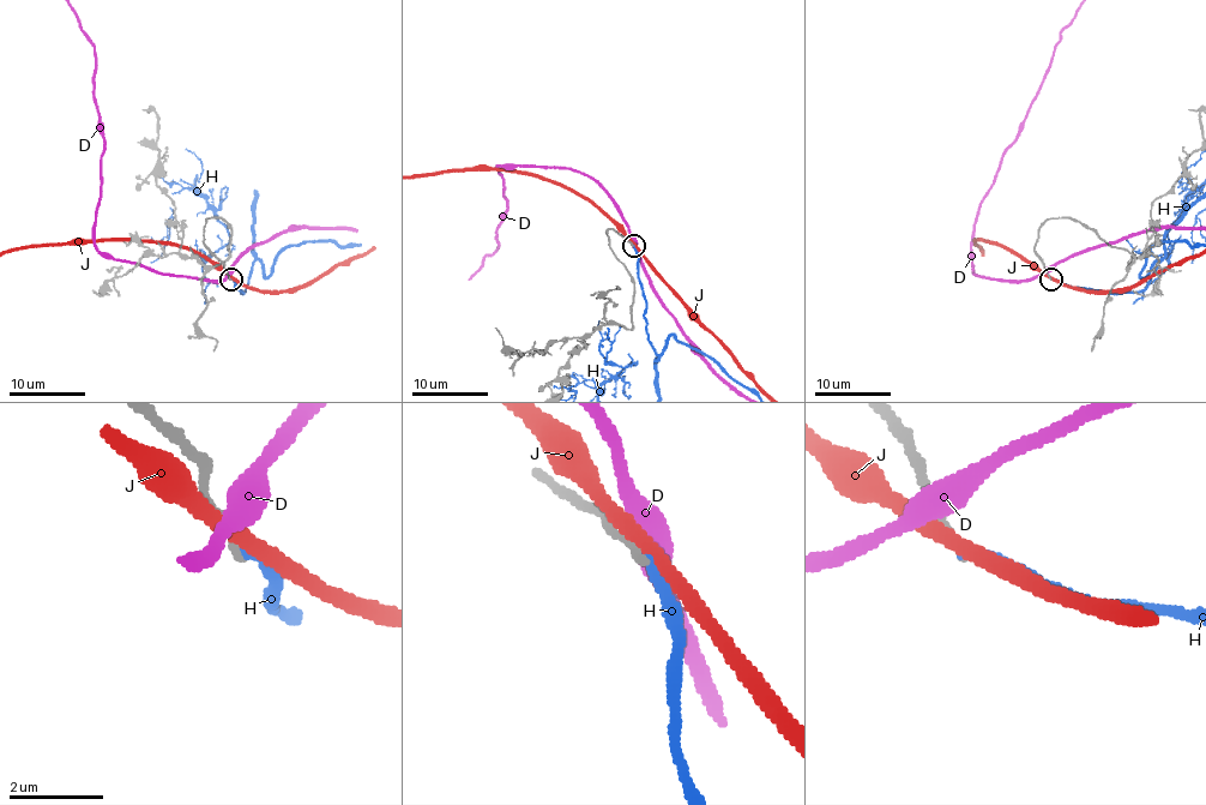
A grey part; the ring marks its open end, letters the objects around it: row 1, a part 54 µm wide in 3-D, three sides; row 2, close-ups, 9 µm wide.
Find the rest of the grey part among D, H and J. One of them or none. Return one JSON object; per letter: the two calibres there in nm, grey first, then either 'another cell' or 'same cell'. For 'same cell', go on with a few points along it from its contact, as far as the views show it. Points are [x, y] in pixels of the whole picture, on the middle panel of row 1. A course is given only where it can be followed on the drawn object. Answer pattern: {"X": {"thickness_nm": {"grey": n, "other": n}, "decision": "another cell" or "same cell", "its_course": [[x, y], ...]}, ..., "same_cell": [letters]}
{"D": {"thickness_nm": {"grey": 200, "other": 500}, "decision": "another cell"}, "H": {"thickness_nm": {"grey": 170, "other": 200}, "decision": "another cell"}, "J": {"thickness_nm": {"grey": 200, "other": 360}, "decision": "another cell"}, "same_cell": []}

